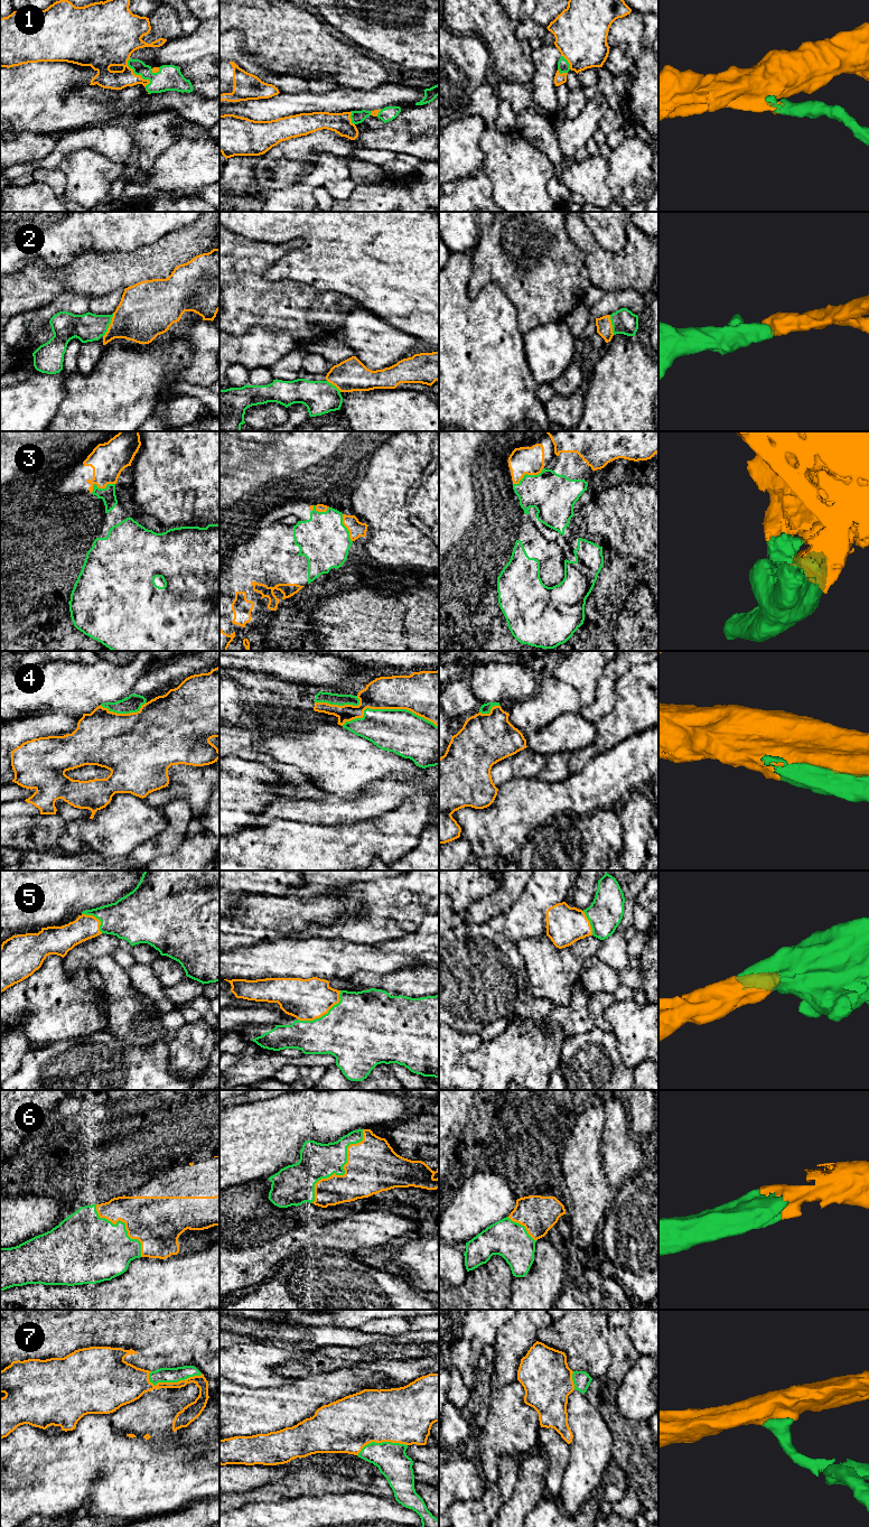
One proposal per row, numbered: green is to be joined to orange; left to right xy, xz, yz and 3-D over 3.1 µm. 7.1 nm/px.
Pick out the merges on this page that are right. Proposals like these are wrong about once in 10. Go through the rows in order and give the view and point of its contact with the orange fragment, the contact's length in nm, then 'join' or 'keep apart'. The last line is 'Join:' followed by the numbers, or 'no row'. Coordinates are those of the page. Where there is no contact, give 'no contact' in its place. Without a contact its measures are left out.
1: meets orange in xy at (138, 75); contact 240 nm long; join
2: meets orange in xy at (109, 325); contact 180 nm long; join
3: meets orange in yz at (529, 474); contact 260 nm long; join
4: meets orange in xz at (389, 708); contact 700 nm long; join
5: meets orange in xz at (323, 1014); contact 380 nm long; join
6: meets orange in xz at (345, 1172); contact 650 nm long; join
7: meets orange in xy at (175, 1383); contact 400 nm long; join
Join: 1, 2, 3, 4, 5, 6, 7

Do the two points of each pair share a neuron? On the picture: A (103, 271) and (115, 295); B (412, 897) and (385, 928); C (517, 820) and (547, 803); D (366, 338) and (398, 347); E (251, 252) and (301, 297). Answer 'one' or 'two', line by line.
A: two
B: one
C: one
D: one
E: one

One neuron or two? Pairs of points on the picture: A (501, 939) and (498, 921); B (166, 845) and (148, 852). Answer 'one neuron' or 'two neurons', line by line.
A: one neuron
B: one neuron

